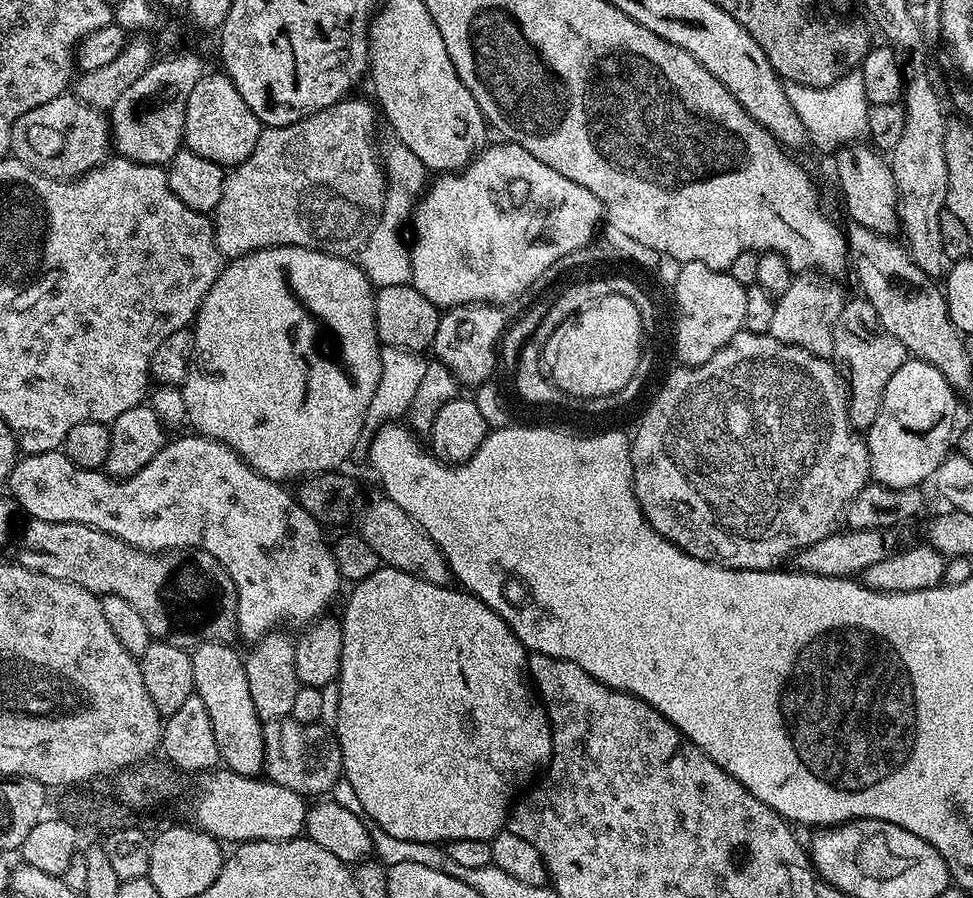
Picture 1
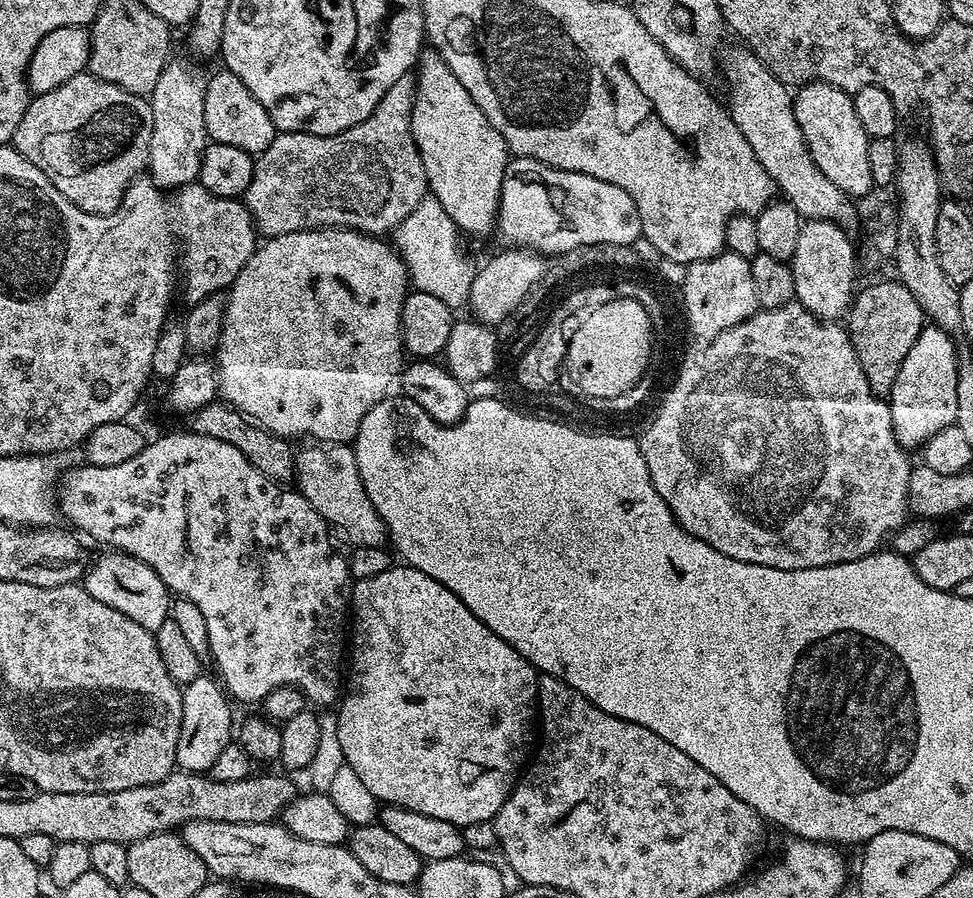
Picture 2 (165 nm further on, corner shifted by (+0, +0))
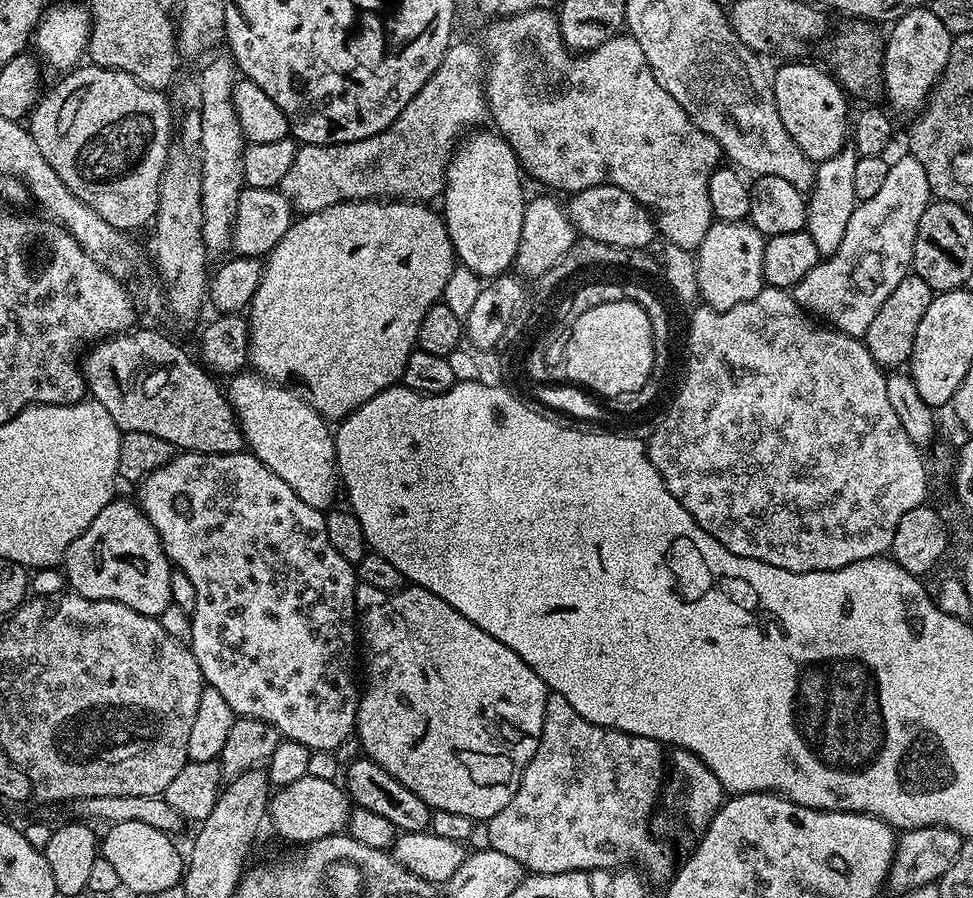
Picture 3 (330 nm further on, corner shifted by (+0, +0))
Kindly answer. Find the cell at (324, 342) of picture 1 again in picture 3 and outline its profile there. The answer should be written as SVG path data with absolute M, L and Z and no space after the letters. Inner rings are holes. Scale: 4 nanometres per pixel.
M377 198L374 200L354 200L346 204L326 206L317 212L309 212L293 219L292 225L282 234L282 238L272 247L263 261L264 273L252 302L246 309L248 321L248 354L255 358L255 367L265 377L276 382L287 381L287 376L296 375L298 379L312 384L310 402L320 411L321 416L332 422L339 422L349 416L355 408L360 408L370 398L380 392L391 389L392 383L399 381L404 374L404 367L410 354L417 347L416 339L422 318L430 306L441 303L446 282L450 282L452 269L457 267L456 252L452 248L452 240L444 225L444 217L424 202L401 200L399 198Z

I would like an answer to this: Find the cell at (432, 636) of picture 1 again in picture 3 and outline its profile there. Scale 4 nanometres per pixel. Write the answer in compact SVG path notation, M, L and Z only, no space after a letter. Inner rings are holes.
M357 583L356 586L356 615L358 617L358 628L362 633L362 664L368 667L368 692L360 692L360 705L356 711L356 726L354 729L355 739L360 739L360 744L364 747L363 755L382 766L406 790L418 794L422 802L426 802L432 810L450 810L450 814L466 814L475 821L488 821L491 816L498 814L520 785L522 774L526 766L534 758L534 750L538 750L538 742L542 734L542 722L546 714L546 698L549 694L548 687L510 650L510 646L502 646L498 638L490 638L486 630L474 626L470 618L462 618L454 606L450 606L438 594L430 594L430 590L417 588L415 586L405 586L398 592L383 592L374 586L366 586Z

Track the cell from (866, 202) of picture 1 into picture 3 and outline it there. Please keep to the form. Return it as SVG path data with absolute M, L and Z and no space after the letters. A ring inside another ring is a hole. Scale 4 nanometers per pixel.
M808 62L781 63L784 65L780 69L778 67L775 69L772 89L774 90L774 102L778 106L778 118L782 118L782 126L786 126L786 134L790 134L794 142L798 142L798 150L802 150L806 158L819 162L826 158L834 158L834 154L838 154L840 149L845 147L846 137L850 132L850 114L848 118L850 100L835 76L829 74L825 69L824 73L822 69L804 63Z

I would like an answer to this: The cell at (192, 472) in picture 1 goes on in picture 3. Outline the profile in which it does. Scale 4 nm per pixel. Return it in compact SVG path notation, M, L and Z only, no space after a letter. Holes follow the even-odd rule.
M247 450L230 454L206 454L205 452L181 451L173 455L166 466L154 470L145 480L139 481L140 509L149 522L158 530L158 536L164 547L164 553L179 571L194 582L196 608L191 612L192 640L228 640L228 644L191 645L191 652L198 662L204 683L209 688L218 690L230 706L233 714L240 718L254 718L274 726L281 737L306 746L313 753L332 752L347 742L356 726L356 711L360 705L360 692L356 688L356 664L358 668L358 617L356 615L356 569L353 561L347 560L332 545L332 536L328 533L328 524L324 521L325 513L314 506L306 506L274 470L270 470Z

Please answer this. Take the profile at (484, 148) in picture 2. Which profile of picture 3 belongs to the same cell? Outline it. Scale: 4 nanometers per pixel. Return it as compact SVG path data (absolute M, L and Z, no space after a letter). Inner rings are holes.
M476 130L465 135L452 153L448 162L448 173L444 179L442 215L456 259L463 267L474 270L481 278L495 278L505 275L513 267L518 254L518 242L522 238L524 221L524 184L520 181L522 169L514 150L504 141L504 137L495 131Z

